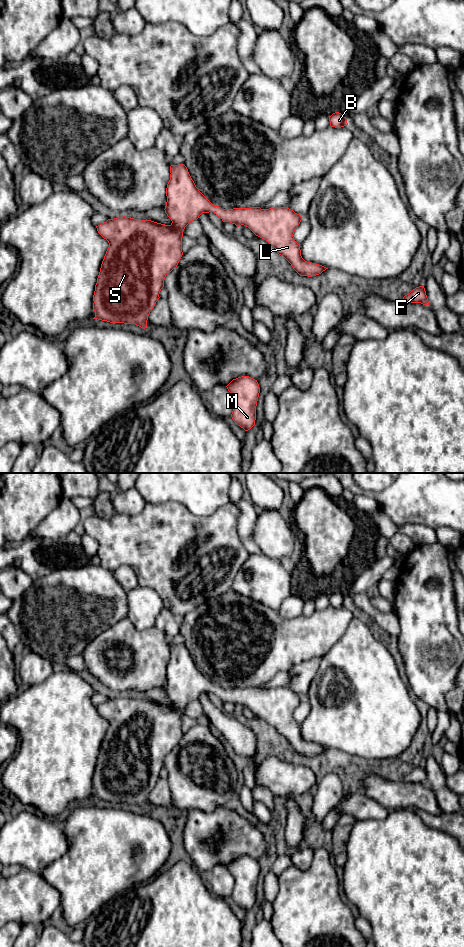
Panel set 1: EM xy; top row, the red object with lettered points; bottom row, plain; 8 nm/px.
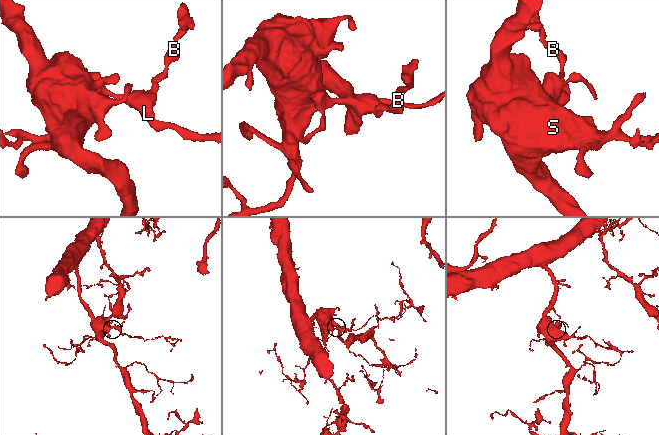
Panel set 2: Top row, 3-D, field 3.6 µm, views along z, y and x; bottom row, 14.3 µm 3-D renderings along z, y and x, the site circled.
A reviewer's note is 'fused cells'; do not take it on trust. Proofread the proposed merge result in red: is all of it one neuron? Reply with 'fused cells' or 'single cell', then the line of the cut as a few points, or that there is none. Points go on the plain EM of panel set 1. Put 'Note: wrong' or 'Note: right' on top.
Note: wrong
single cell; cut none

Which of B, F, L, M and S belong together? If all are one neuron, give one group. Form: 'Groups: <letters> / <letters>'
Groups: B F L M S

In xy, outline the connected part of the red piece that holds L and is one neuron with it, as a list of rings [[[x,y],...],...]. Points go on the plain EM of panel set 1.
[[[184,644],[171,645],[170,653],[170,660],[166,668],[167,682],[164,689],[172,701],[170,705],[122,695],[96,706],[98,713],[108,721],[109,727],[95,765],[93,775],[95,797],[93,799],[110,803],[135,804],[145,809],[148,796],[160,778],[159,774],[164,767],[166,755],[177,747],[183,735],[183,711],[202,693],[213,692],[223,702],[230,702],[238,707],[241,705],[248,707],[256,716],[272,725],[300,756],[312,757],[328,749],[302,738],[300,724],[293,717],[302,697],[293,690],[288,687],[222,689],[214,686],[199,671]]]

